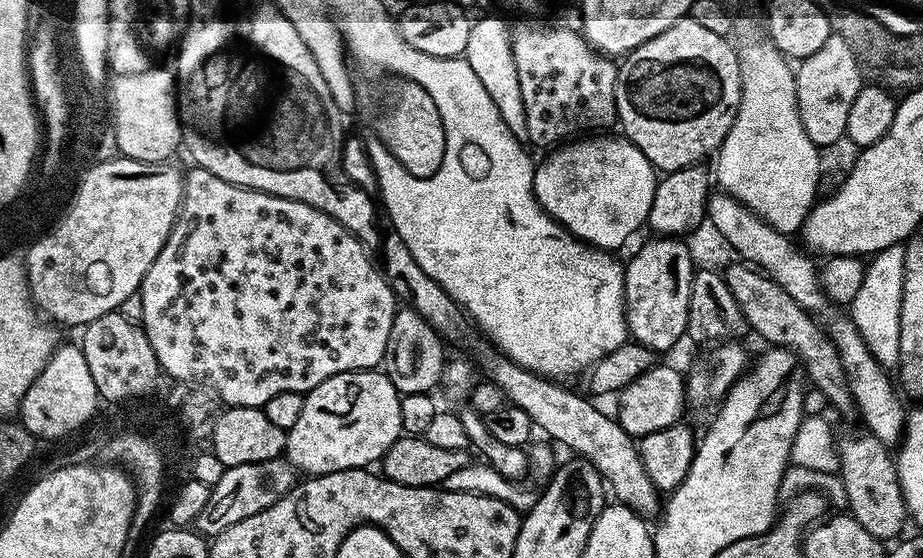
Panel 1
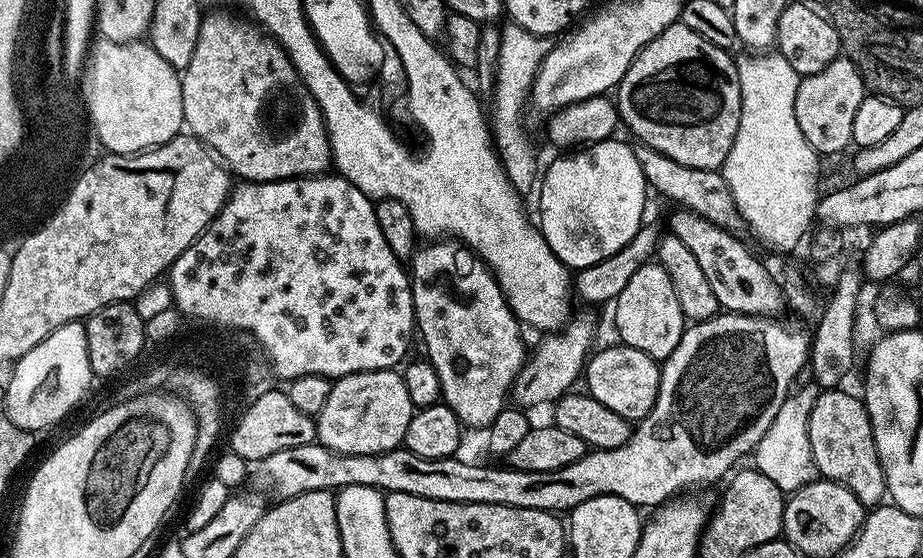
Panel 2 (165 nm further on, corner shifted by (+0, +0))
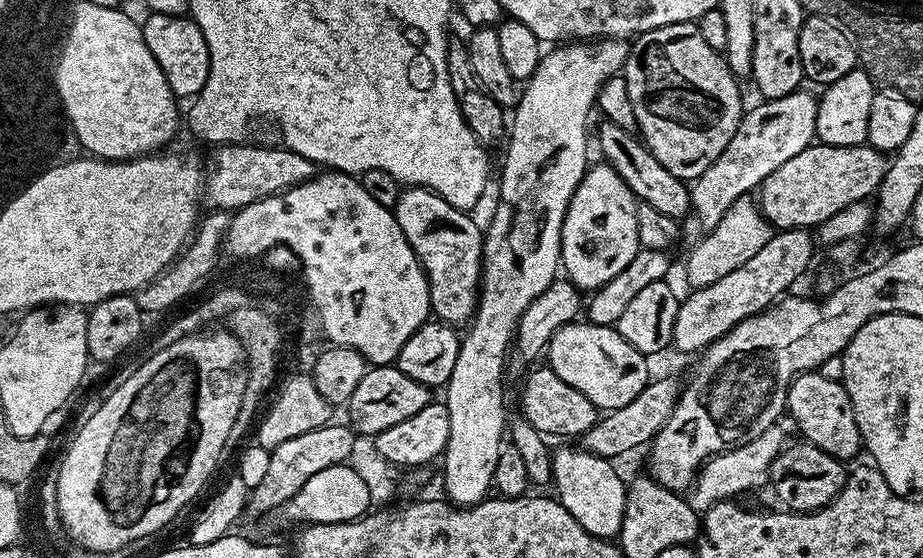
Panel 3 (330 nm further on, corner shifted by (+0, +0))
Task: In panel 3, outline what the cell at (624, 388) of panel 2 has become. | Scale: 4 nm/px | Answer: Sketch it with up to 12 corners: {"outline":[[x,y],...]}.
{"outline":[[573,322],[547,367],[598,410],[634,402],[645,353],[615,327]]}

